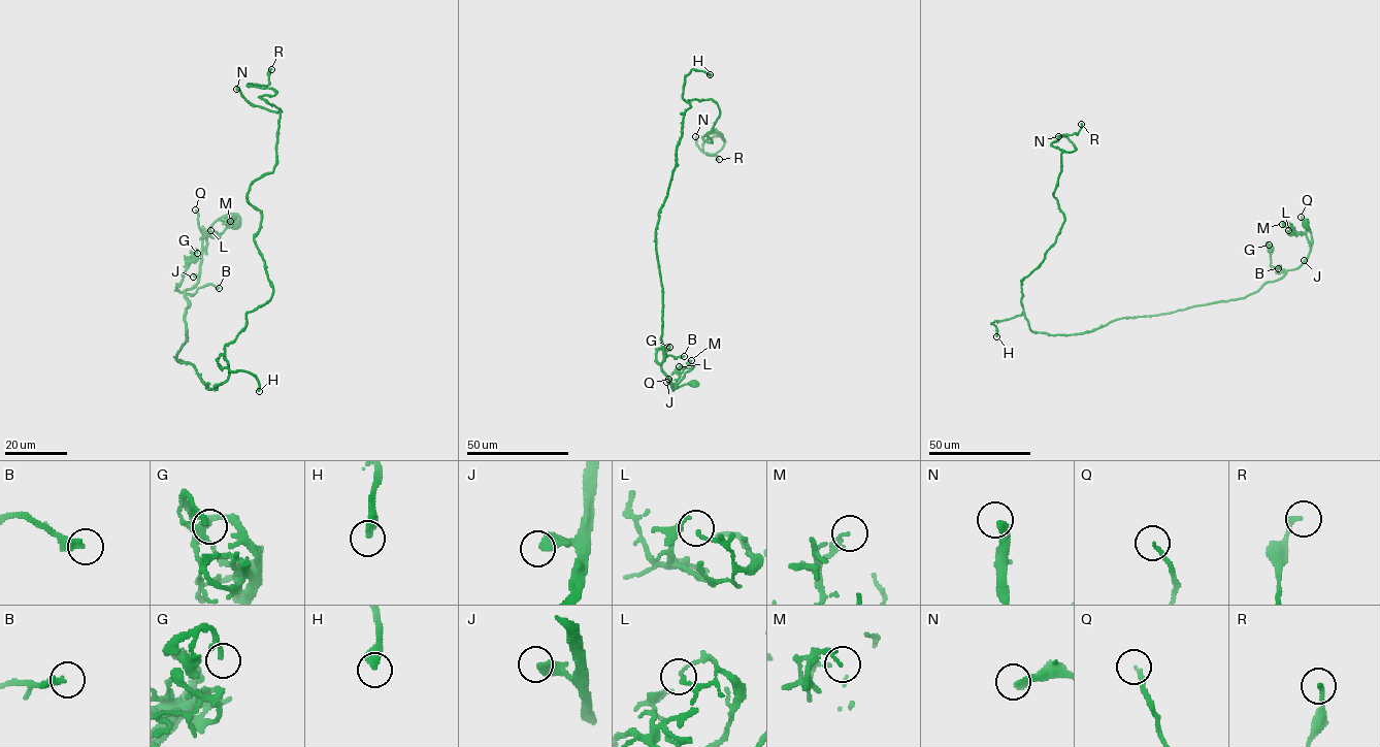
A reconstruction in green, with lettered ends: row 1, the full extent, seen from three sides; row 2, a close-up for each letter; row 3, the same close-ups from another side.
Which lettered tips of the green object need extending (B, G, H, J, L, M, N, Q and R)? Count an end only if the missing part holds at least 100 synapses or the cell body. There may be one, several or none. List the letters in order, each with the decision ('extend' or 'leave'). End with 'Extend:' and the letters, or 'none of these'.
B: leave
G: leave
H: extend
J: leave
L: leave
M: leave
N: leave
Q: leave
R: leave
Extend: H

